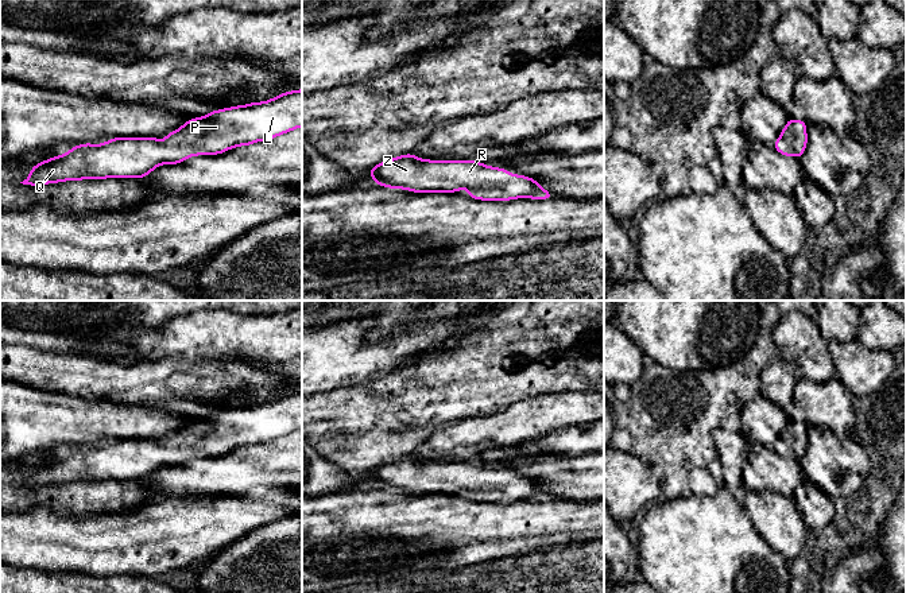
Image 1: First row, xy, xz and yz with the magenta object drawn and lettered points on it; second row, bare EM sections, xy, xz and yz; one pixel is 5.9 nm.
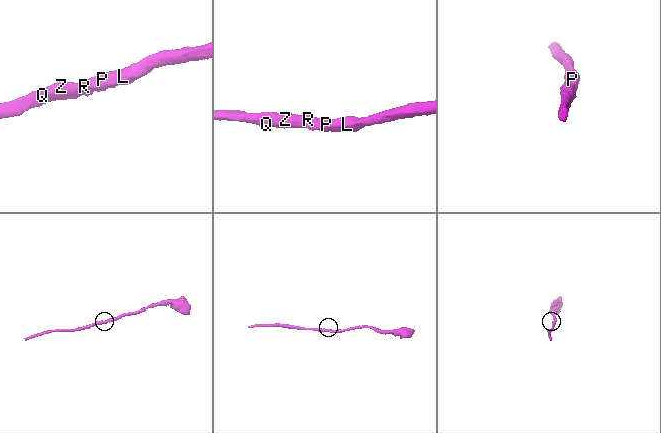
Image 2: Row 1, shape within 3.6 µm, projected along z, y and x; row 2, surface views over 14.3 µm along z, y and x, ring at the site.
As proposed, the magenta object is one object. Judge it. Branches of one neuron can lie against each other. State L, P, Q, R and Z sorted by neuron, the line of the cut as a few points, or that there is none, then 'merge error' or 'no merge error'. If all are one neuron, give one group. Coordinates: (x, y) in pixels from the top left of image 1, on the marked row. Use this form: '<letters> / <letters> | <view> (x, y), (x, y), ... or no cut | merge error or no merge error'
L P Q R Z | no cut | no merge error

